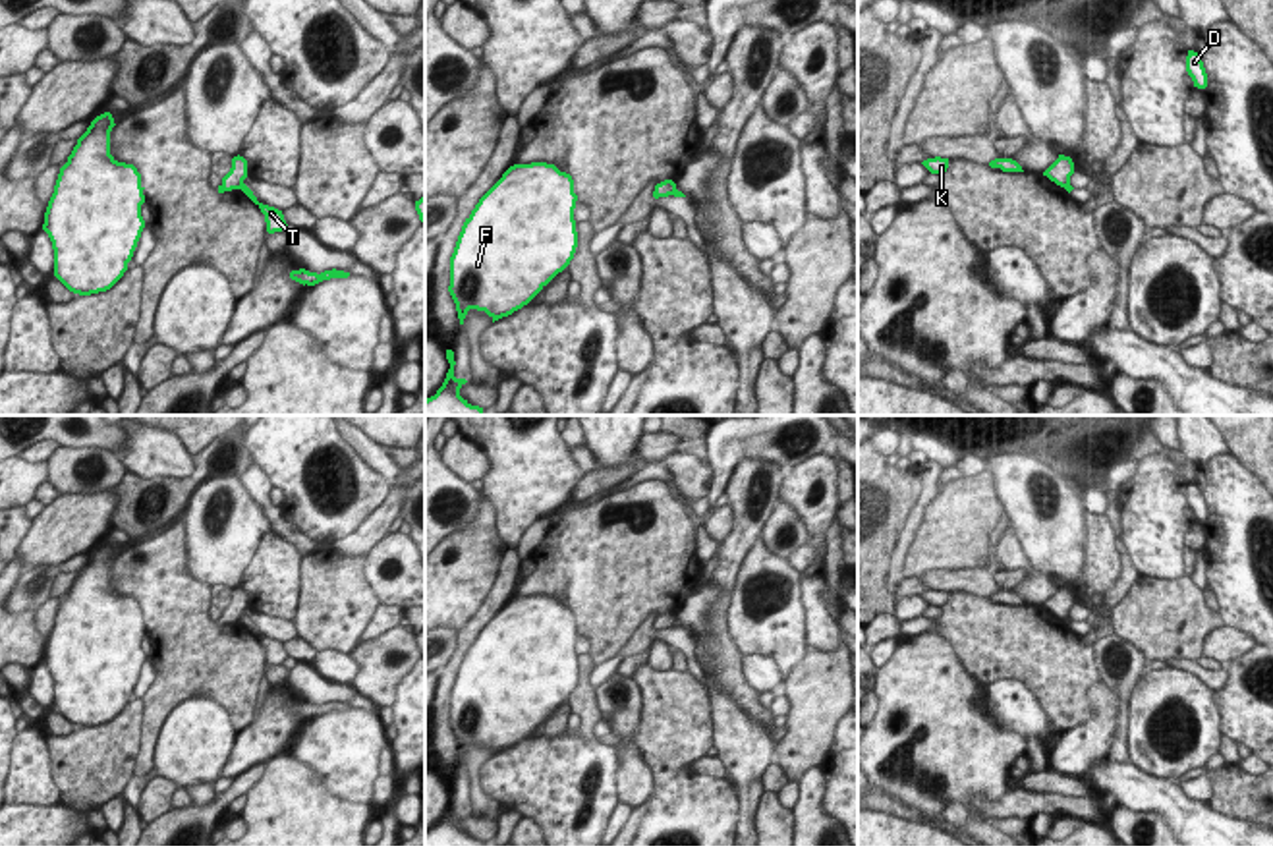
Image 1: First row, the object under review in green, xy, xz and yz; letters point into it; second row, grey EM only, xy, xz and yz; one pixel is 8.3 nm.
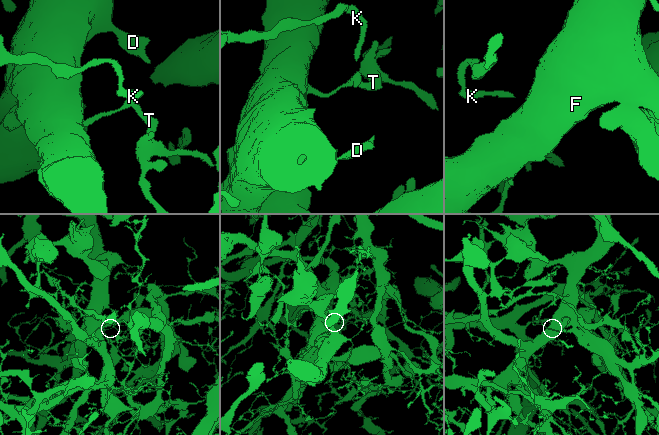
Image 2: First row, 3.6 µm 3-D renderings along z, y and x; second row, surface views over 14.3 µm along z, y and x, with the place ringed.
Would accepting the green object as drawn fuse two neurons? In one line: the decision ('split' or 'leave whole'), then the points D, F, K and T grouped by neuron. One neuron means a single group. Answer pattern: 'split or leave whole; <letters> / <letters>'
split; D F / K T

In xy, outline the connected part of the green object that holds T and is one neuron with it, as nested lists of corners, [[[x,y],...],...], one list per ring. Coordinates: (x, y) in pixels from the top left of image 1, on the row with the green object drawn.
[[[241,183],[240,189],[261,209],[261,212],[265,214],[265,222],[267,222],[267,232],[274,234],[274,232],[282,232],[288,224],[284,220],[282,211],[263,205],[257,201],[257,197],[253,195],[253,191]]]

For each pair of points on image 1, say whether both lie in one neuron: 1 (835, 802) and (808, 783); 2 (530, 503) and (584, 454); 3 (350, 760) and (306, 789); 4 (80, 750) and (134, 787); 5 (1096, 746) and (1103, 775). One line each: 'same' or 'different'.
1: different
2: different
3: different
4: different
5: different

